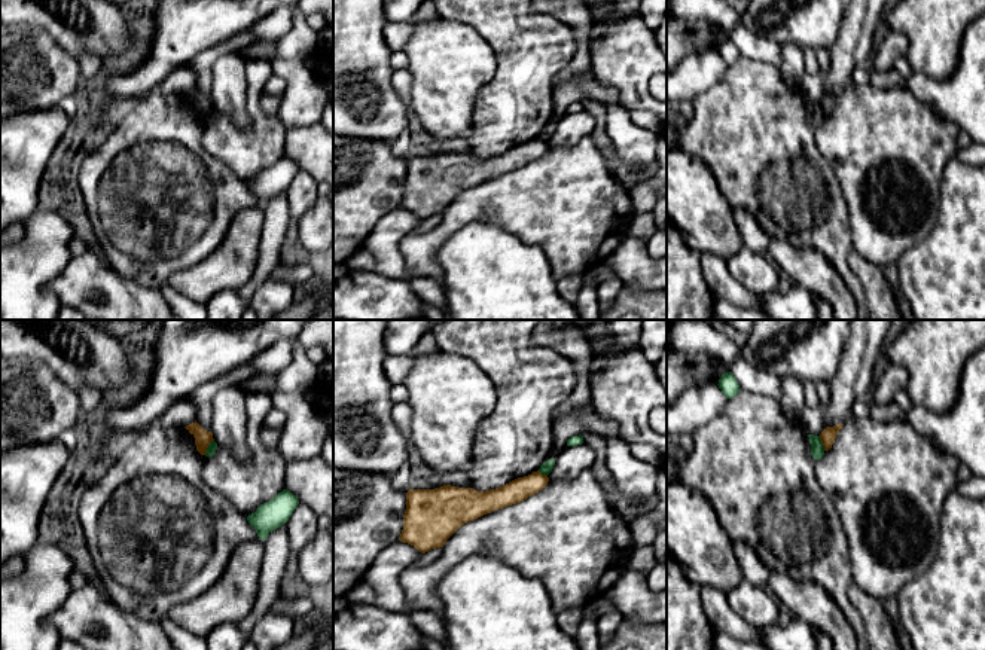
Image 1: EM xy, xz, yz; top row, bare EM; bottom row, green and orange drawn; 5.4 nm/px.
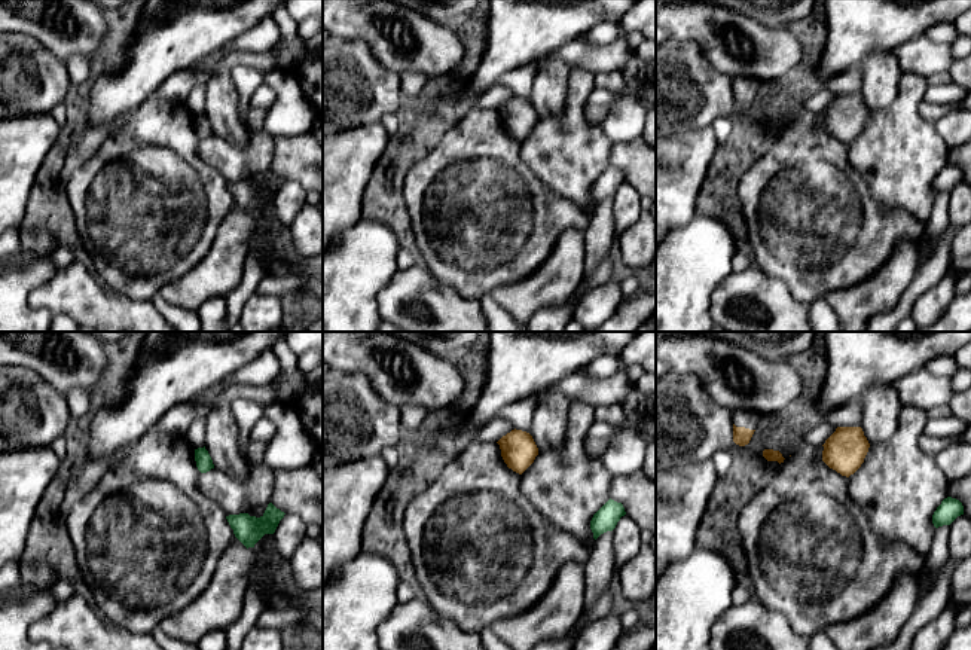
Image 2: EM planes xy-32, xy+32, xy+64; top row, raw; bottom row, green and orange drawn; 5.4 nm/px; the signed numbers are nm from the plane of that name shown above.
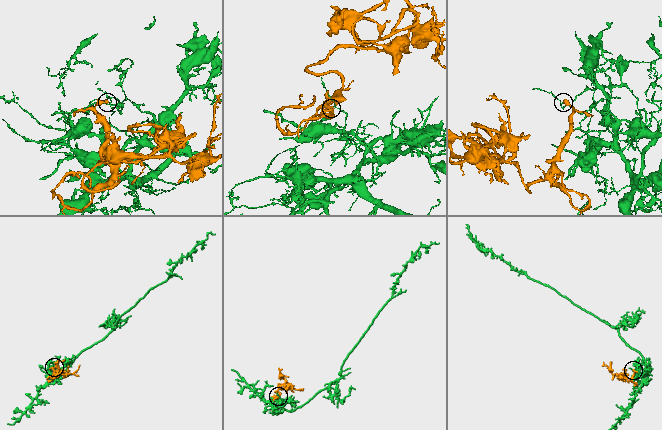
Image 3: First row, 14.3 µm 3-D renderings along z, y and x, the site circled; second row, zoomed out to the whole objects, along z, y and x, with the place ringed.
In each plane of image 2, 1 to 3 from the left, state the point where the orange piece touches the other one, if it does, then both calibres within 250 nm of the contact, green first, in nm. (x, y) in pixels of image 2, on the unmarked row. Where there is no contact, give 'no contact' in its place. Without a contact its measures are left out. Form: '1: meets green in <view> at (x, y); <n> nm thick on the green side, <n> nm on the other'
1: no contact
2: no contact
3: no contact

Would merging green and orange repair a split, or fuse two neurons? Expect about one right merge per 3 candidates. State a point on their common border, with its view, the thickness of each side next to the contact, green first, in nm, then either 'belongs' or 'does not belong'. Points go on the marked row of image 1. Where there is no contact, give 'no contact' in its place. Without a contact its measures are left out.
yz (822, 443) | 80/90 nm | does not belong

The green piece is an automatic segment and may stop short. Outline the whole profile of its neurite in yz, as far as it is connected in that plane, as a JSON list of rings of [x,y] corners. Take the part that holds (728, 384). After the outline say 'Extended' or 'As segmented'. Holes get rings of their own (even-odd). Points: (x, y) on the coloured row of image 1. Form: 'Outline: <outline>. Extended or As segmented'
Outline: [[[732,372],[723,373],[717,385],[722,390],[722,393],[726,396],[726,399],[735,397],[741,390]]]. As segmented

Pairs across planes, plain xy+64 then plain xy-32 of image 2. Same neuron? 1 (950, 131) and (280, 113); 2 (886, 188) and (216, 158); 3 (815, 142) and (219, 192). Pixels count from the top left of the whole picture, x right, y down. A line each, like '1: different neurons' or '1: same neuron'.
1: same neuron
2: same neuron
3: same neuron

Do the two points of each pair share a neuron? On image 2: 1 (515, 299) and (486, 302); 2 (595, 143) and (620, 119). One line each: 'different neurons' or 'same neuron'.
1: different neurons
2: different neurons

